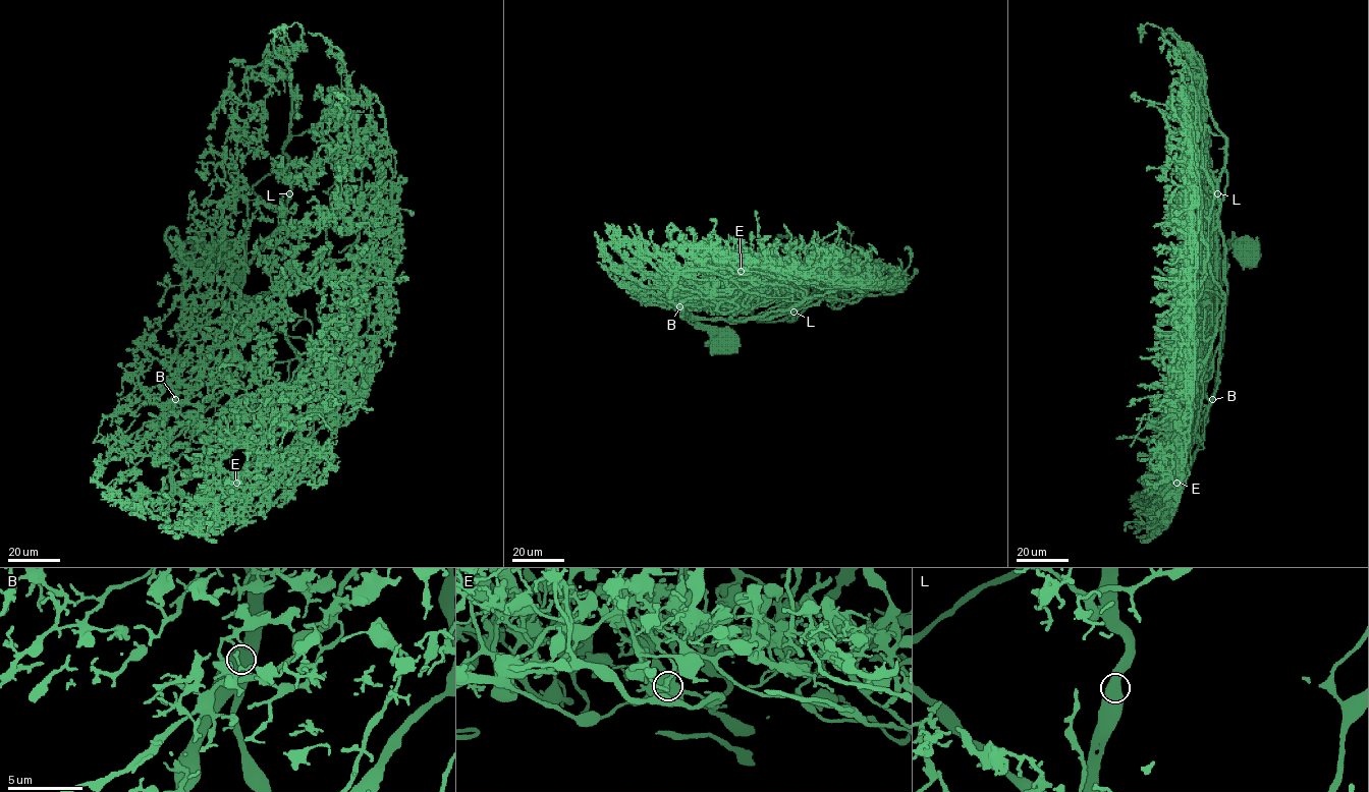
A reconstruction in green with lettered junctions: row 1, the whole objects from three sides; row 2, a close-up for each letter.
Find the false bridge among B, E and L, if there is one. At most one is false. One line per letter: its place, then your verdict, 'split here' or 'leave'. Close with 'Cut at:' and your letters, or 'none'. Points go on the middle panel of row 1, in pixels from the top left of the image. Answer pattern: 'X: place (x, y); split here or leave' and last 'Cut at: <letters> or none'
B: place (679, 306); leave
E: place (741, 271); leave
L: place (793, 312); leave
Cut at: none

